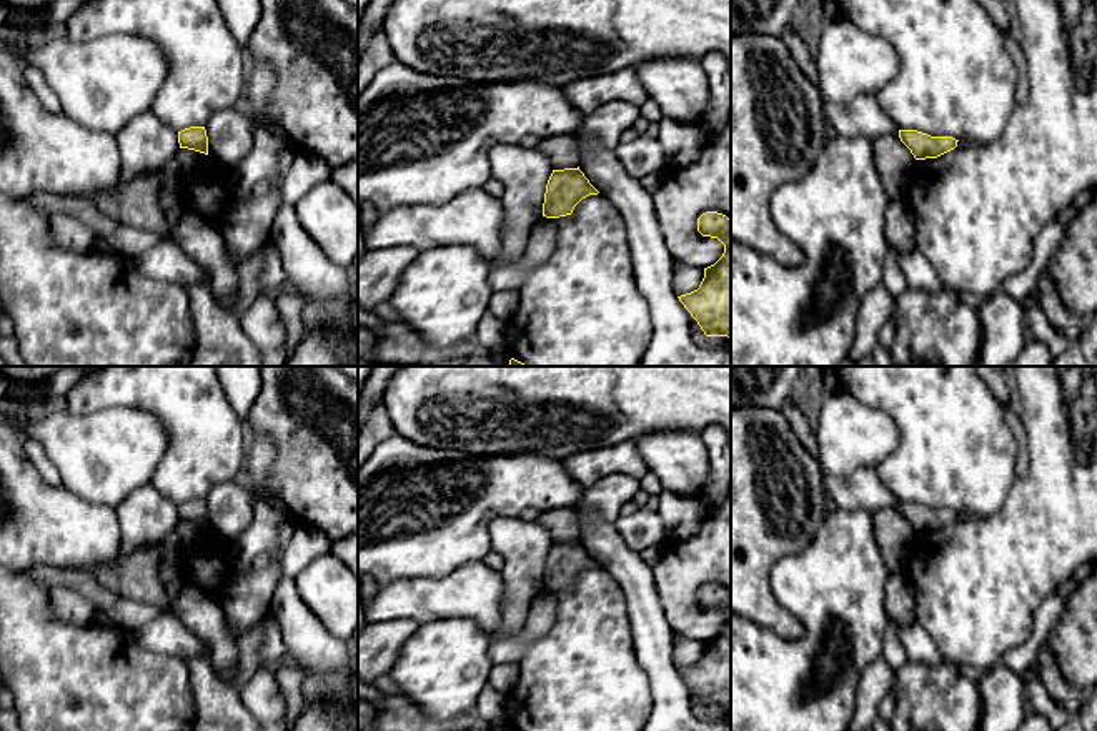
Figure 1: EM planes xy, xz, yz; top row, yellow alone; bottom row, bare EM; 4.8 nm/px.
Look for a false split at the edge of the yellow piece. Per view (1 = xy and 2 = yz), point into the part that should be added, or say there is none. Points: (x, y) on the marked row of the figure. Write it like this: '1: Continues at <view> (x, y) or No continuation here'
1: No continuation here
2: No continuation here

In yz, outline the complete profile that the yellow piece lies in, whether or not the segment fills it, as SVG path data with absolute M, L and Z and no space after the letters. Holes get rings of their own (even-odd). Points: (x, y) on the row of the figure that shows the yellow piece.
M899 130L899 138L916 160L937 158L954 150L959 142L952 137L931 137L917 130Z

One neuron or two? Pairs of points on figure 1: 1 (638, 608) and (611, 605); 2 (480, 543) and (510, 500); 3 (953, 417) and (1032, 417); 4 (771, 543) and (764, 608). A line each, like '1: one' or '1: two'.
1: two
2: one
3: two
4: one

